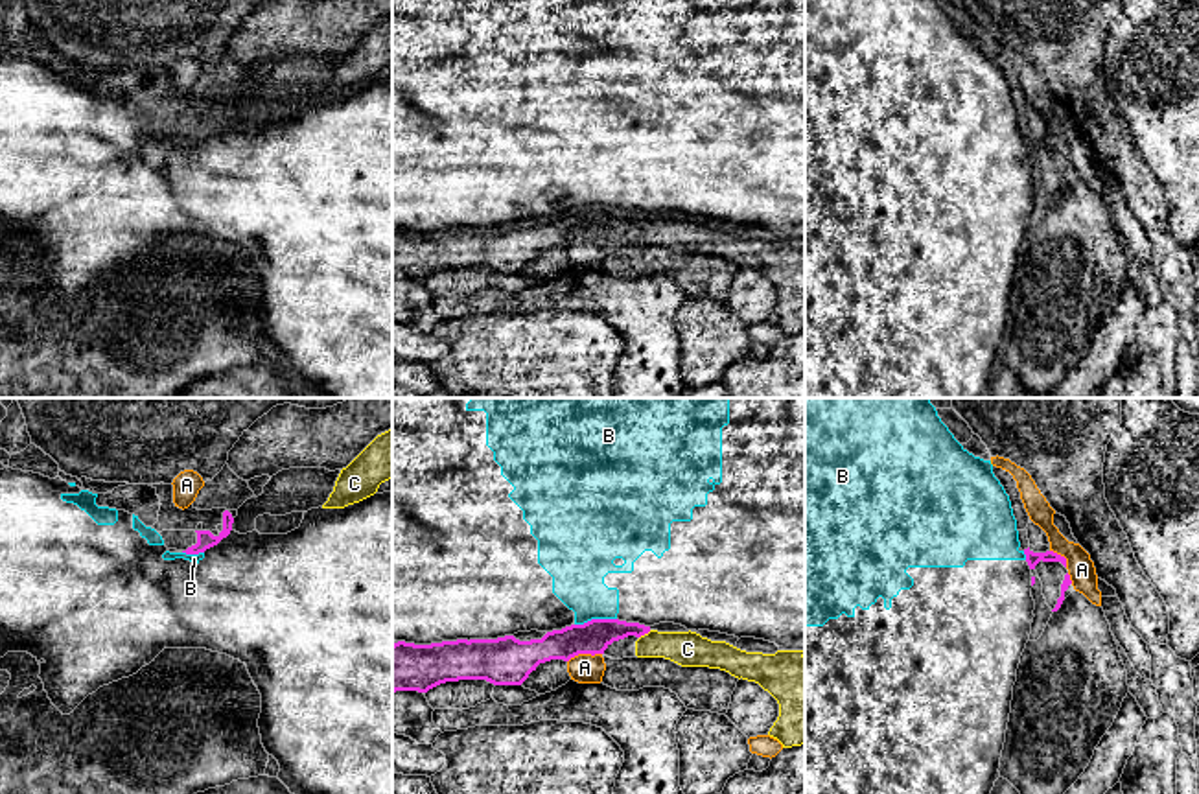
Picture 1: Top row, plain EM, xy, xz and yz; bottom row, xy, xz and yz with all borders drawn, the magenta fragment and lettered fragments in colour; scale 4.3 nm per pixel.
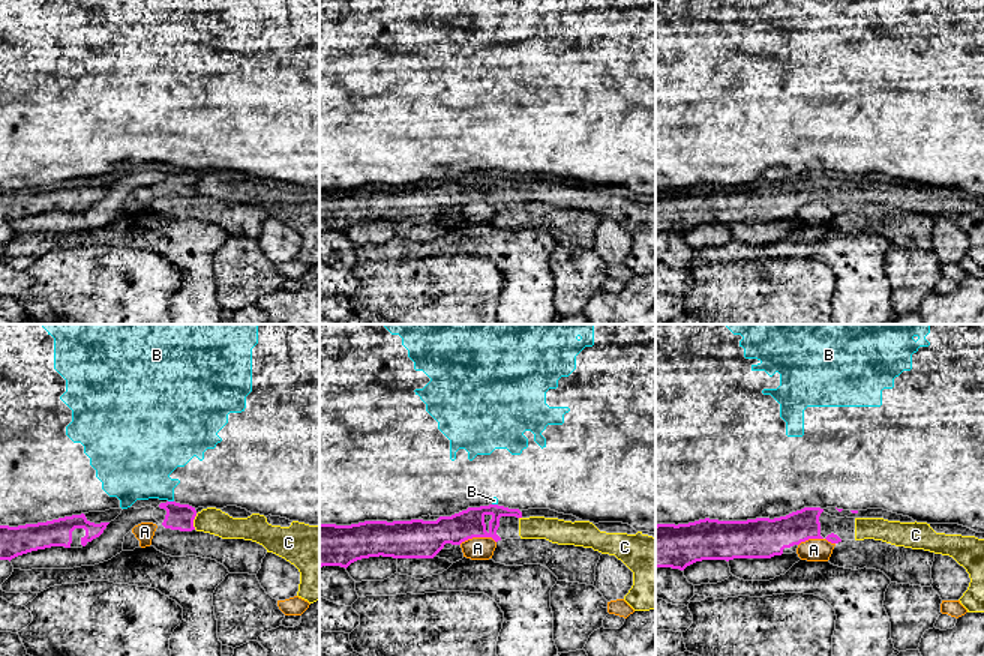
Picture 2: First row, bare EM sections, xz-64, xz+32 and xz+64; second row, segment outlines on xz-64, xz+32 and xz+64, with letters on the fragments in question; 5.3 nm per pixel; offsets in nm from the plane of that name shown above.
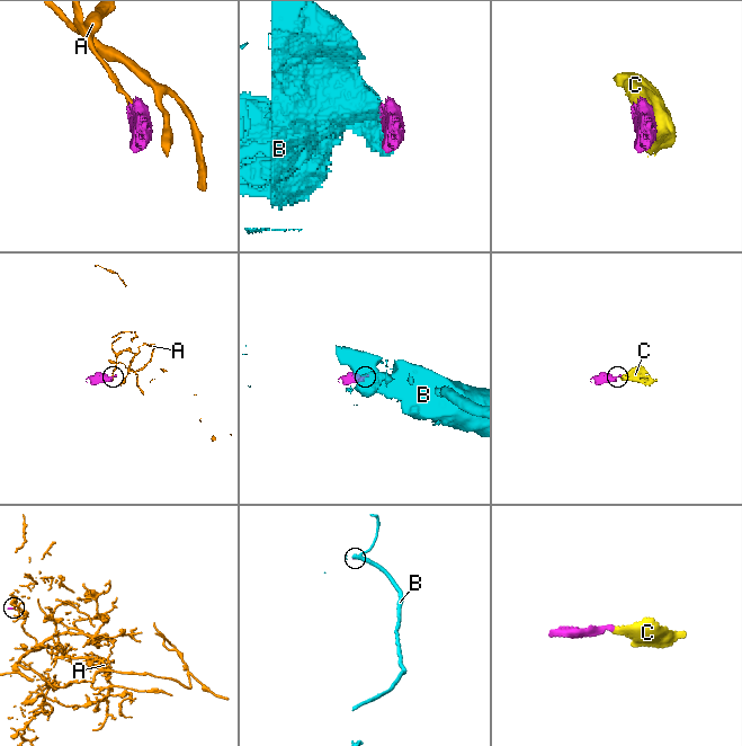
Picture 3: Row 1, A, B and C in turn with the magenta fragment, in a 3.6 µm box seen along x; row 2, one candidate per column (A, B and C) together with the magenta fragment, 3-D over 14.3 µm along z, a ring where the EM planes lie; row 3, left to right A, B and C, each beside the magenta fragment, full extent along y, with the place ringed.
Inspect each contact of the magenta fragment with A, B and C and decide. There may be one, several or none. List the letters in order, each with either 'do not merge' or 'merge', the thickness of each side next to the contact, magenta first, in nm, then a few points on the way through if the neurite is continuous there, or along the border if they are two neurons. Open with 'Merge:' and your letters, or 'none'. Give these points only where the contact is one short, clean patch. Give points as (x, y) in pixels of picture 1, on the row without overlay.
Merge: C
A: do not merge | 140/130 nm | along xz (601, 240), (575, 242), (568, 249)
B: do not merge | 140/240 nm
C: merge | 140/160 nm | across xz (592, 225), (606, 218), (645, 220), (656, 231), (687, 236)

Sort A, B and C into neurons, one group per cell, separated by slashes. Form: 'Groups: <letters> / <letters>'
Groups: A / B / C

